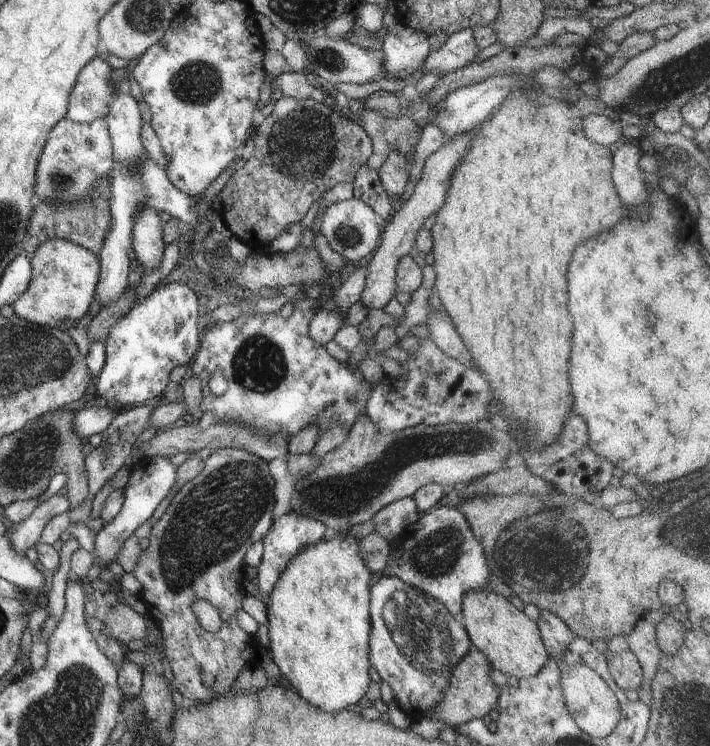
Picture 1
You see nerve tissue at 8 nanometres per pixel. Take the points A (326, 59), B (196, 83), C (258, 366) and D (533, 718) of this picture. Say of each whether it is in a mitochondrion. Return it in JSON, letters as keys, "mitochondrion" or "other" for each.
{"A":"mitochondrion","B":"mitochondrion","C":"mitochondrion","D":"other"}

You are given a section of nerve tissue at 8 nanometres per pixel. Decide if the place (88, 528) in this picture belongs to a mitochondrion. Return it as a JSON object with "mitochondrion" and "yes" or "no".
{"mitochondrion":"no"}

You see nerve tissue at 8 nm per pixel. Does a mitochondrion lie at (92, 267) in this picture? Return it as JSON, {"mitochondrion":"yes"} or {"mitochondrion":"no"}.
{"mitochondrion":"no"}

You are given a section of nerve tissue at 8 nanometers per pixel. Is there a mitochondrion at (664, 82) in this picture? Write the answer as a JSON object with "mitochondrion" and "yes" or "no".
{"mitochondrion":"yes"}

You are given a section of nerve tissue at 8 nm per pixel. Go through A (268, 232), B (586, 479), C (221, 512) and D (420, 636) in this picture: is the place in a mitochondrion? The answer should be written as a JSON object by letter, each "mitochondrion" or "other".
{"A":"other","B":"other","C":"mitochondrion","D":"mitochondrion"}

